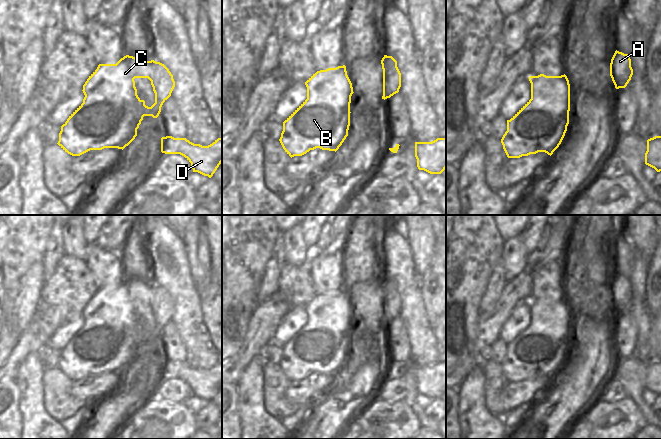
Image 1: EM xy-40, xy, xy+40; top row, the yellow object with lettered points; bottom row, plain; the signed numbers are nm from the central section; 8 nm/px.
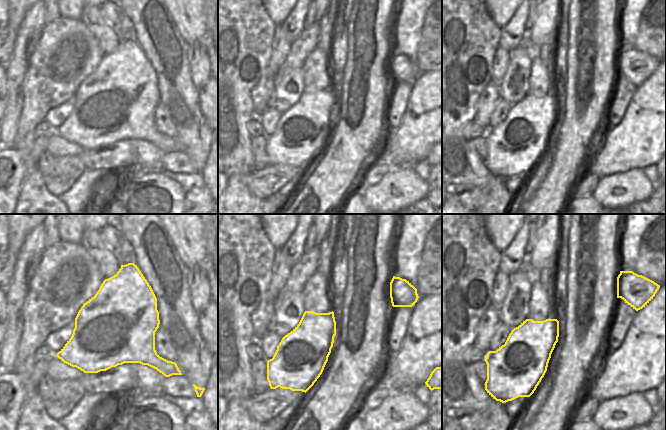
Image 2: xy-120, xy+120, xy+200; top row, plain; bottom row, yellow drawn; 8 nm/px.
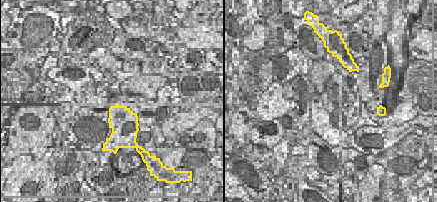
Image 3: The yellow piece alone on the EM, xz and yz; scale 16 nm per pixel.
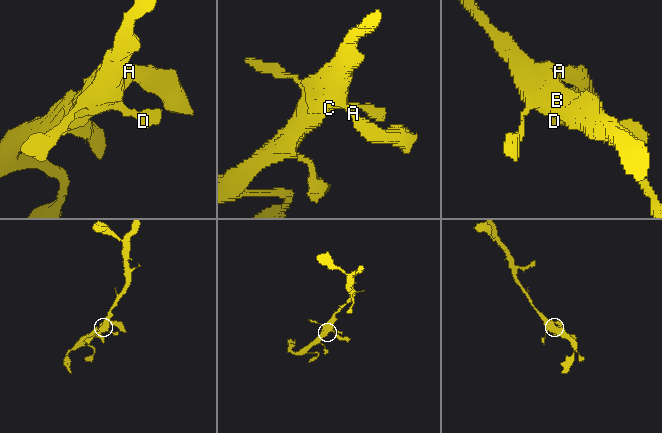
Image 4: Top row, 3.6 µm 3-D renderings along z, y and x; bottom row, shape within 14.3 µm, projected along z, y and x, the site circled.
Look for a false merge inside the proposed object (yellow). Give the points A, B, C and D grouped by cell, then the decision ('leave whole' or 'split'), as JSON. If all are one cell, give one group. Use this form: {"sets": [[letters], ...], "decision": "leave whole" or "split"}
{"sets": [["A", "B", "C", "D"]], "decision": "leave whole"}

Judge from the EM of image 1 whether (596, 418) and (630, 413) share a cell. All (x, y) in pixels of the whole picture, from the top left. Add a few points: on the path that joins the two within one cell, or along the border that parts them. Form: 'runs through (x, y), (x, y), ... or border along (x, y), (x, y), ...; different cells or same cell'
runs through (604, 418), (619, 418), (622, 416); same cell

